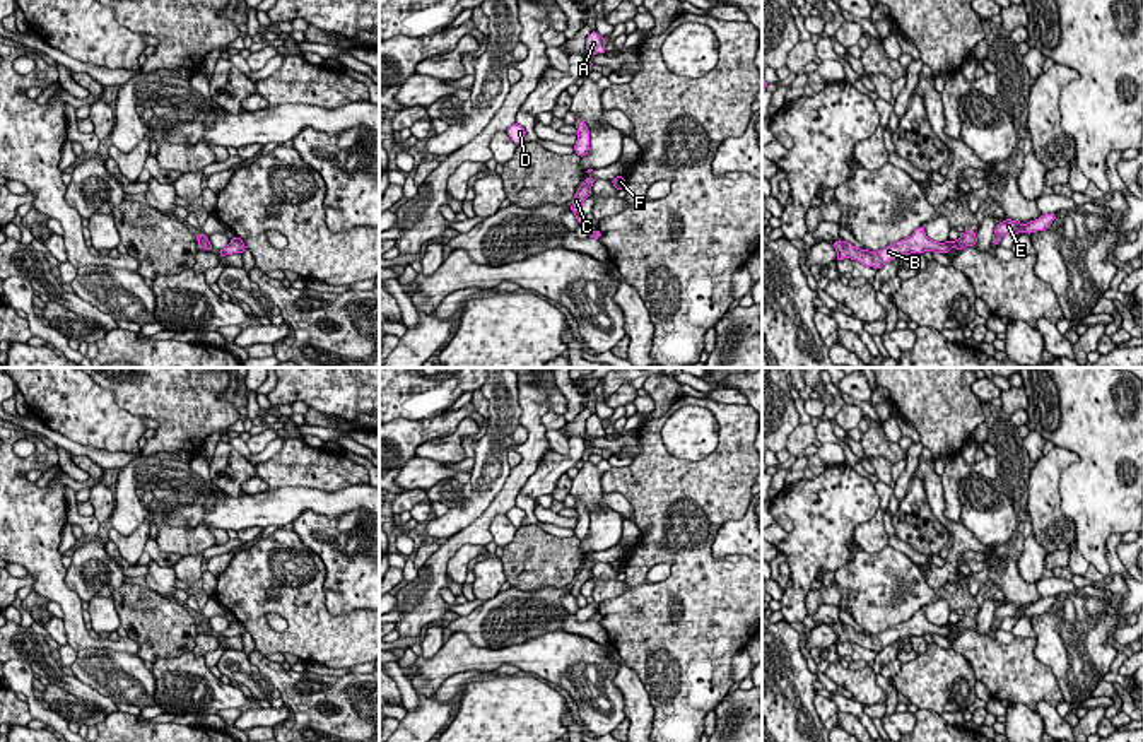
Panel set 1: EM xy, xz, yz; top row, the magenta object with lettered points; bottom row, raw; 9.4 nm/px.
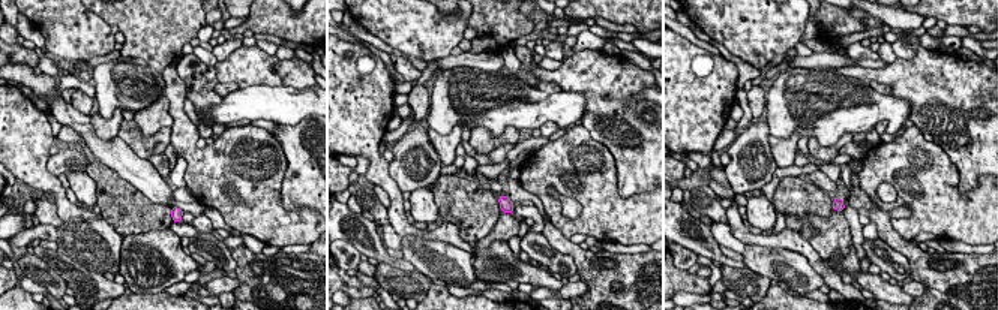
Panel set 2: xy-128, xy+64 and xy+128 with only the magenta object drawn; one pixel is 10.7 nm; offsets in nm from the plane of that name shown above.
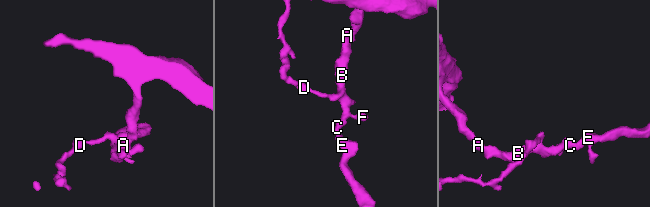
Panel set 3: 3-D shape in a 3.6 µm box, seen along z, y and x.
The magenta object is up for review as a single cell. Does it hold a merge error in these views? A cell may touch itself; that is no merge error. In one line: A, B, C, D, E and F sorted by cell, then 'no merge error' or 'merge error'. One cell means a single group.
A B C D E F | no merge error

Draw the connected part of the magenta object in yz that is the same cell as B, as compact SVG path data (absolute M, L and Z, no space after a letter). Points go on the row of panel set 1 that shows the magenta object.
M921 226L907 239L900 239L876 251L854 248L851 243L841 239L834 241L832 244L837 251L835 262L844 258L853 258L865 267L873 267L880 270L885 263L895 260L897 256L906 256L909 253L924 253L924 251L931 253L936 251L947 255L952 246L960 251L964 246L976 246L976 243L977 238L974 229L965 231L957 241L936 243L926 236L924 226Z

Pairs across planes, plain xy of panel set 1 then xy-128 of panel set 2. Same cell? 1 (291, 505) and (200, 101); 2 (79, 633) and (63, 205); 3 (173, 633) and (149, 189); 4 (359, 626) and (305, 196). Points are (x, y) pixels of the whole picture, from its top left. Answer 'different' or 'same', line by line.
1: different
2: same
3: different
4: different

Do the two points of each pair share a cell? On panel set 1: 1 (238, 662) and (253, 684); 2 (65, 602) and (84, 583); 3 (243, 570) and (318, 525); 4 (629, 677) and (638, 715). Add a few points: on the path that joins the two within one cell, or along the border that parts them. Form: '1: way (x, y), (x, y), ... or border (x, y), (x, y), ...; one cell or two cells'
1: way (240, 667), (252, 679); one cell
2: border (65, 570), (65, 583), (82, 600); two cells
3: border (293, 529), (325, 566); two cells
4: way (631, 686), (636, 706); one cell

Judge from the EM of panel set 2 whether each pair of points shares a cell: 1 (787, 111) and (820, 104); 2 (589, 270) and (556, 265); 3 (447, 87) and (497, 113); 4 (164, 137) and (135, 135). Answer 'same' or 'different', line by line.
1: same
2: different
3: same
4: same

